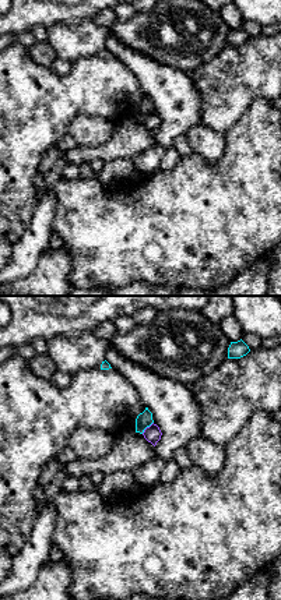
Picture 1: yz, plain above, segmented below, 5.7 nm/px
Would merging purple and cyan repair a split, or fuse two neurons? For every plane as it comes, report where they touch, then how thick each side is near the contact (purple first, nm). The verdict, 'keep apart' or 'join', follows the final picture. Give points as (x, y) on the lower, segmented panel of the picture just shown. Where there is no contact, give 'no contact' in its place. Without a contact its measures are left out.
meets purple at (147, 427); 100 nm thick on the purple side, 90 nm on the other

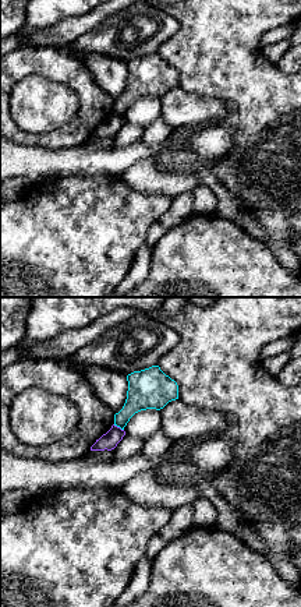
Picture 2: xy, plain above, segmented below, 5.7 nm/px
meets purple at (119, 427); 100 nm thick on the purple side, 190 nm on the other

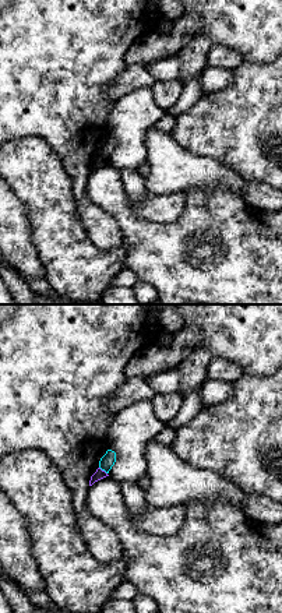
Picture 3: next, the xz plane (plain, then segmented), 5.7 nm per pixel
meets purple at (104, 471); 60 nm thick on the purple side, 80 nm on the other

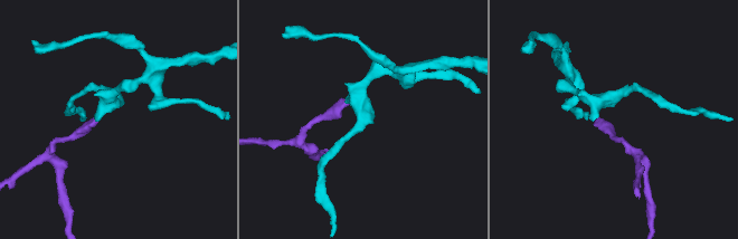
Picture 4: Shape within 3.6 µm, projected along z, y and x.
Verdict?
keep apart

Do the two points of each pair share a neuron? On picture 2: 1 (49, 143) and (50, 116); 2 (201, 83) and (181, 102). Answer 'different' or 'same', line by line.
1: different
2: different

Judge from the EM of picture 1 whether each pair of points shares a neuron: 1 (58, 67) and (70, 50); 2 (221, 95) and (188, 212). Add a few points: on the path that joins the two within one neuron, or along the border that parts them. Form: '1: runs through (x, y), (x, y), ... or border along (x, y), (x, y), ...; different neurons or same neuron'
1: border along (58, 56), (71, 63); different neurons
2: border along (246, 109), (224, 133); different neurons

